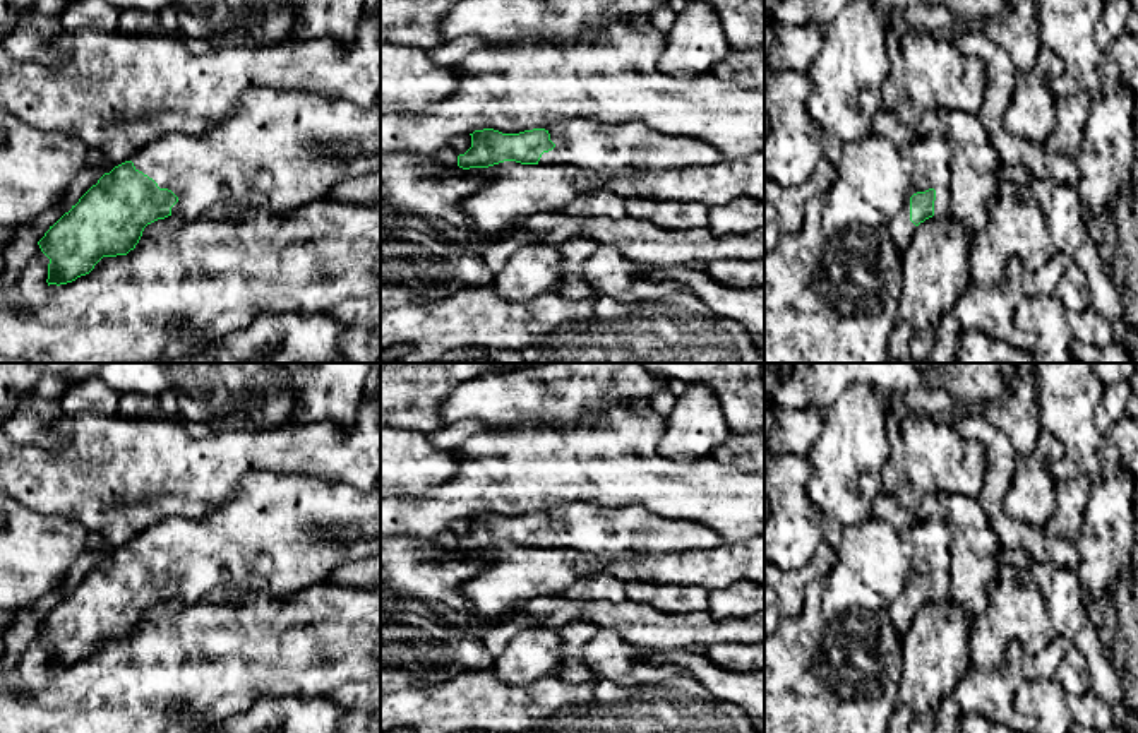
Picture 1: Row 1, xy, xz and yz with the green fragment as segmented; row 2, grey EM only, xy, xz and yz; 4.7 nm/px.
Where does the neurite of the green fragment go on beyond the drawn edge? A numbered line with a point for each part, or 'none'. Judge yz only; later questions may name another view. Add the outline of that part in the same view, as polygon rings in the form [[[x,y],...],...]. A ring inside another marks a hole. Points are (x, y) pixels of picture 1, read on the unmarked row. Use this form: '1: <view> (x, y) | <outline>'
1: yz (928, 540) | [[[944,517],[913,519],[903,531],[901,539],[910,551],[910,572],[905,589],[891,603],[891,622],[898,637],[912,625],[917,610],[910,605],[910,581],[929,572],[936,574],[934,599],[949,598],[951,545],[949,526]]]

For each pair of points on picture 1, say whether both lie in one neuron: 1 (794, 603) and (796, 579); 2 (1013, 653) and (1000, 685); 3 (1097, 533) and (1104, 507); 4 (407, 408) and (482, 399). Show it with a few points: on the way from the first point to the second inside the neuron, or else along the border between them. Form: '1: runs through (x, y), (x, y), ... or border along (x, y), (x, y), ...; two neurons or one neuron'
1: runs through (794, 598), (794, 584); one neuron
2: runs through (1013, 661), (1012, 672), (1006, 677); one neuron
3: runs through (1104, 526), (1104, 514); one neuron
4: border along (465, 381), (439, 408), (439, 420), (444, 425); two neurons

